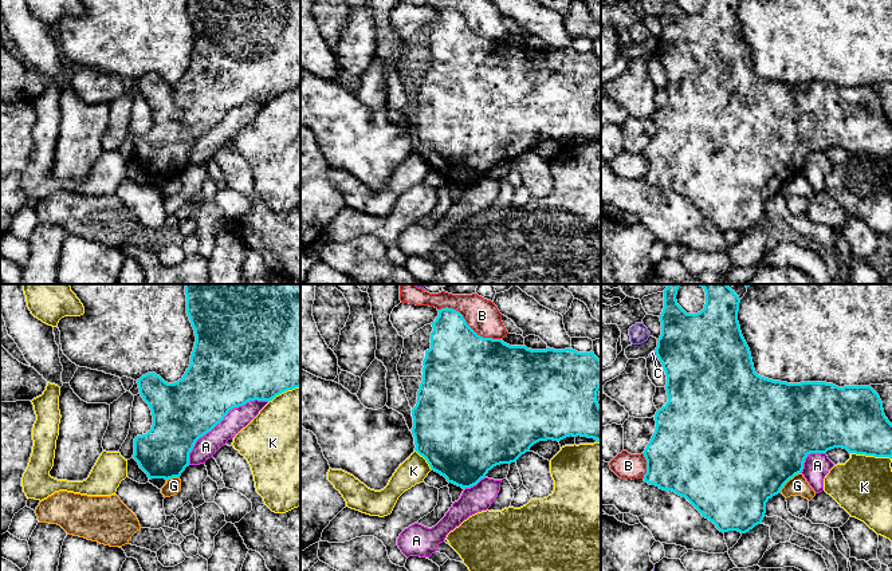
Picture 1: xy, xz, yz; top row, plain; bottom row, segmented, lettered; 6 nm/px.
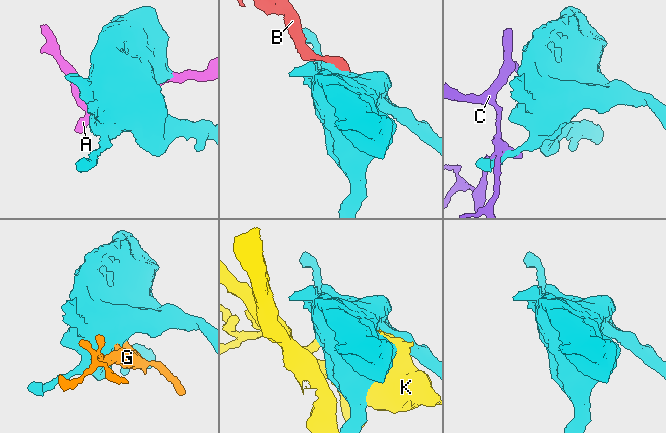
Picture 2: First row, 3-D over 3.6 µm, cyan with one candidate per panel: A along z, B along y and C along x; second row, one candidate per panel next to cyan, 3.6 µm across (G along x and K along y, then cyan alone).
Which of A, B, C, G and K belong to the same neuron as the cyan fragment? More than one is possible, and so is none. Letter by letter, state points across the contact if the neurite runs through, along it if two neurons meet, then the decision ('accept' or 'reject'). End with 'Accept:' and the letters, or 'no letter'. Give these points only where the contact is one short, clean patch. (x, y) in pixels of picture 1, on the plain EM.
A: reject
B: reject
C: reject
G: border yz (800, 172), (779, 192); reject
K: reject
Accept: no letter

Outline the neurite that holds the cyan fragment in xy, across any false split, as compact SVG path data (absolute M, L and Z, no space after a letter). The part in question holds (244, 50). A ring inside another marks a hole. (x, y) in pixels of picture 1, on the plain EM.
M186 0L186 13L196 42L182 78L168 83L156 72L148 72L137 79L140 94L152 110L153 125L146 134L134 138L133 158L149 180L180 177L189 166L189 153L196 141L233 107L255 99L270 102L300 86L300 0Z

